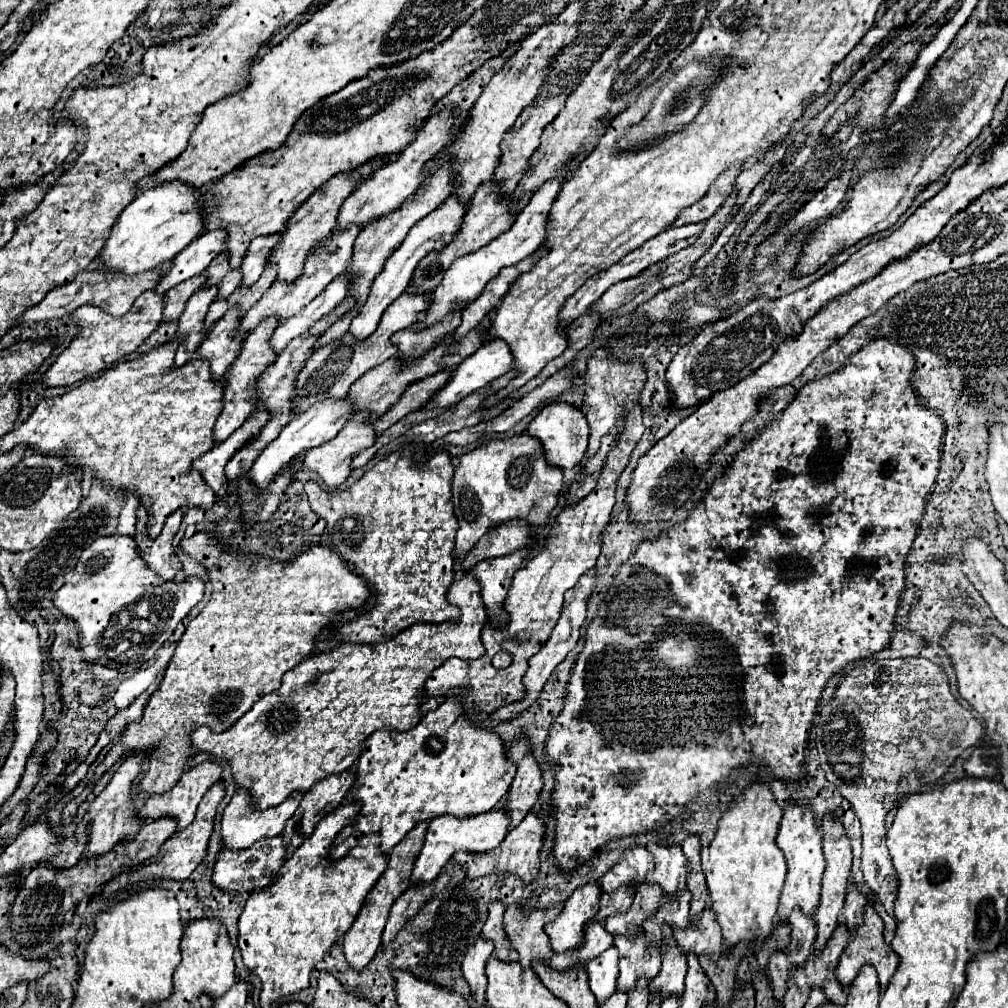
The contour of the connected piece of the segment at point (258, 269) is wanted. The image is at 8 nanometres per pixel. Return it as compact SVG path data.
M268 234L268 236L260 236L254 238L244 254L242 260L242 282L240 288L250 288L262 274L264 270L264 254L268 254L268 250L272 250L272 246L276 244L276 234Z

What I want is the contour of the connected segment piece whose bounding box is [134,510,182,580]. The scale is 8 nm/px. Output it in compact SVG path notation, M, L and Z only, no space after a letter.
M144 510L136 522L134 540L138 544L140 558L148 564L148 568L152 568L164 580L172 580L182 570L182 564L176 558L174 548L172 548L172 540L174 540L174 534L178 532L180 520L182 520L182 510L170 514L164 522L162 534L156 540L150 540L144 530L144 526L146 526L146 512Z

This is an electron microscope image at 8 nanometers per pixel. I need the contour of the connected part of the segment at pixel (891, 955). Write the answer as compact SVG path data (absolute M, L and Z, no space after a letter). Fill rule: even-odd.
M868 904L868 906L866 906L866 912L864 912L864 924L854 932L854 938L850 940L850 944L848 944L846 950L842 952L840 964L838 964L838 968L836 968L836 978L838 978L838 982L842 984L844 992L850 988L852 980L858 976L858 972L860 972L860 968L862 968L864 964L870 964L870 966L874 966L874 968L878 970L880 990L882 990L882 992L886 990L888 980L894 976L894 972L896 972L896 968L898 968L898 956L896 956L896 952L884 942L882 930L884 930L884 924L882 924L878 912L872 908L872 904Z

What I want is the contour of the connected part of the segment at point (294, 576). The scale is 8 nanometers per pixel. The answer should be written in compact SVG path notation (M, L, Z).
M198 532L188 540L180 542L180 550L188 554L190 558L198 560L210 576L212 584L212 596L206 604L206 608L190 620L186 626L182 638L176 644L174 656L168 662L168 668L164 670L162 684L158 690L148 698L144 706L144 714L138 722L128 724L128 728L122 732L120 742L116 742L102 764L96 766L94 776L90 778L90 784L84 788L80 796L66 802L62 810L62 826L68 826L78 810L78 806L86 800L86 796L92 792L96 780L110 770L116 762L126 758L126 752L136 750L148 750L148 768L144 772L144 778L136 786L136 792L140 796L154 796L168 792L174 782L180 780L184 772L184 764L192 752L190 746L190 734L200 728L208 726L212 732L224 732L228 726L232 726L238 718L242 718L260 696L274 692L280 688L284 672L292 670L296 664L300 664L302 658L306 658L312 650L314 636L322 630L324 624L328 624L330 616L346 610L346 608L360 608L366 598L370 596L370 590L362 578L352 574L338 554L324 546L312 546L306 548L300 556L296 556L290 562L278 562L264 556L240 556L236 552L228 552L222 548L214 536Z

